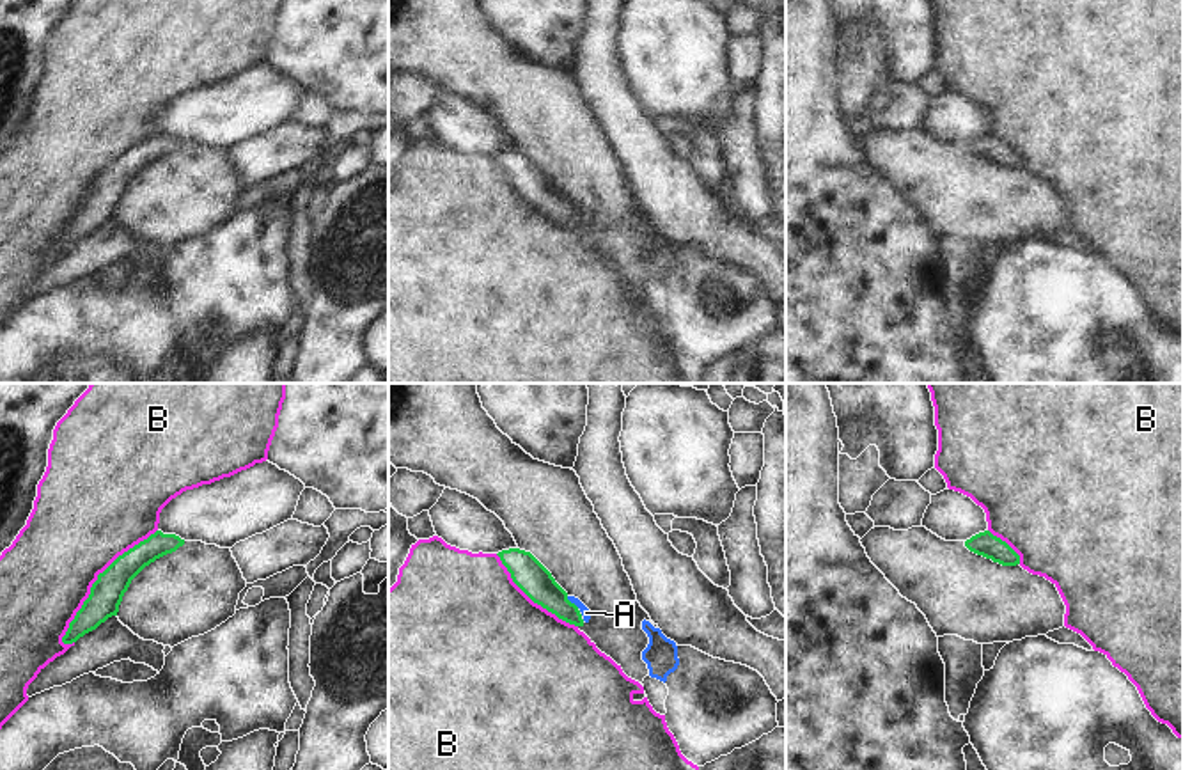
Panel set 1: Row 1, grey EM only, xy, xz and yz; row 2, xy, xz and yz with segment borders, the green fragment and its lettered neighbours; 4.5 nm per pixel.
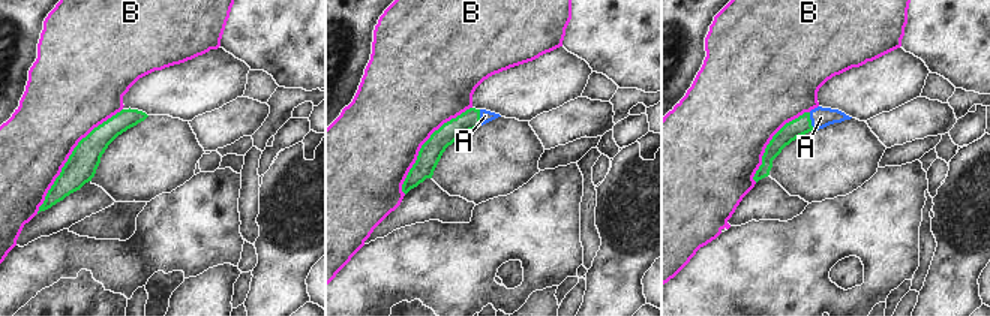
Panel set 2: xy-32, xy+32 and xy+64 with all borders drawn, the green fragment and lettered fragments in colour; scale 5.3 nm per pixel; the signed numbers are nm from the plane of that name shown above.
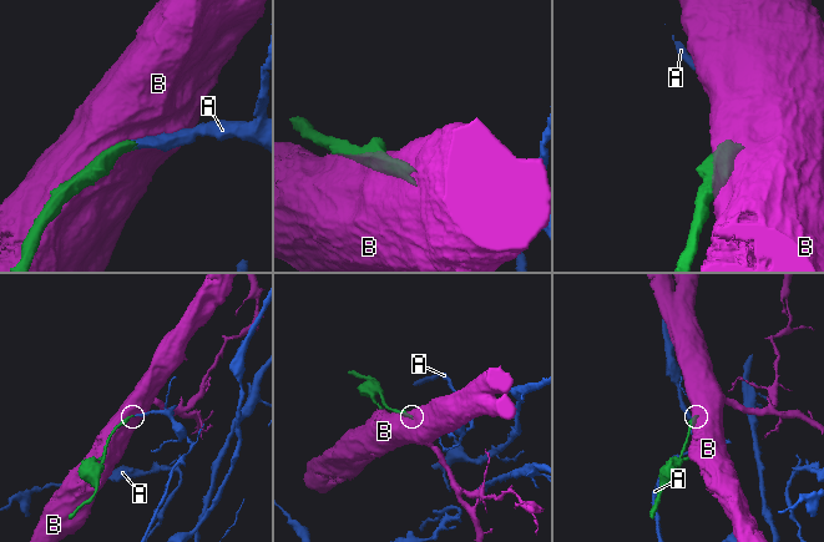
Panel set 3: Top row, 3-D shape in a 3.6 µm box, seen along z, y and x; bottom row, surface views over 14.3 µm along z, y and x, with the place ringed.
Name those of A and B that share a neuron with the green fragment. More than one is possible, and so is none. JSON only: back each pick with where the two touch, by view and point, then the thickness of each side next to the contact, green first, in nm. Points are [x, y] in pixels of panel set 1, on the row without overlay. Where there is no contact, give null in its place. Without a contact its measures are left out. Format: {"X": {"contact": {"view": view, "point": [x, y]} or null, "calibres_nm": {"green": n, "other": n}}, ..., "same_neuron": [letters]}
{"A": {"contact": {"view": "xz", "point": [573, 206]}, "calibres_nm": {"green": 150, "other": 50}}, "same_neuron": ["A"]}

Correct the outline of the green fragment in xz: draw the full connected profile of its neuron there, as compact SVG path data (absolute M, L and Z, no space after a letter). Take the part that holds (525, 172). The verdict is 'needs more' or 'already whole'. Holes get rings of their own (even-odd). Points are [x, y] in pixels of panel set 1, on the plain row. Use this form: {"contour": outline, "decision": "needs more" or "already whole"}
{"contour": "M509 151L497 156L511 176L513 185L537 208L559 222L584 229L592 215L575 199L569 199L552 176L530 156Z", "decision": "needs more"}

